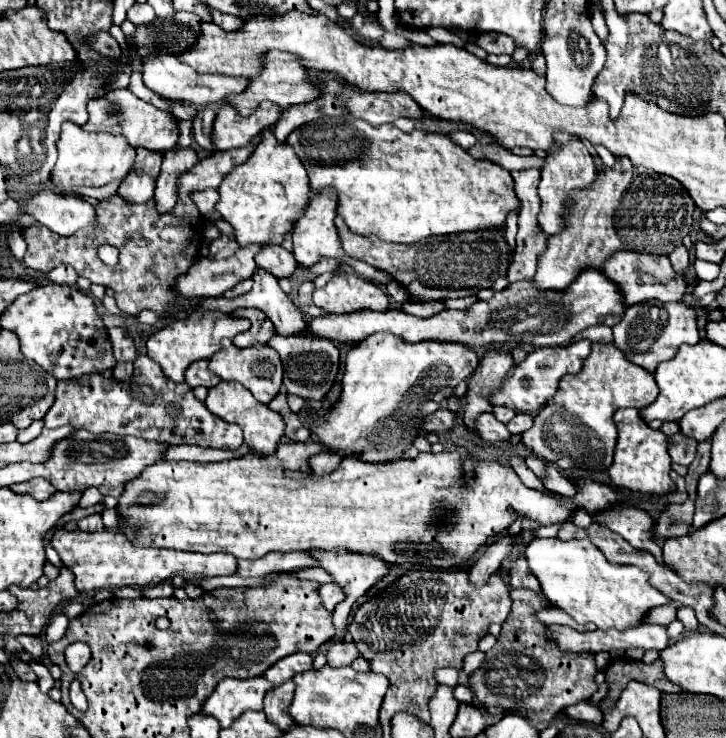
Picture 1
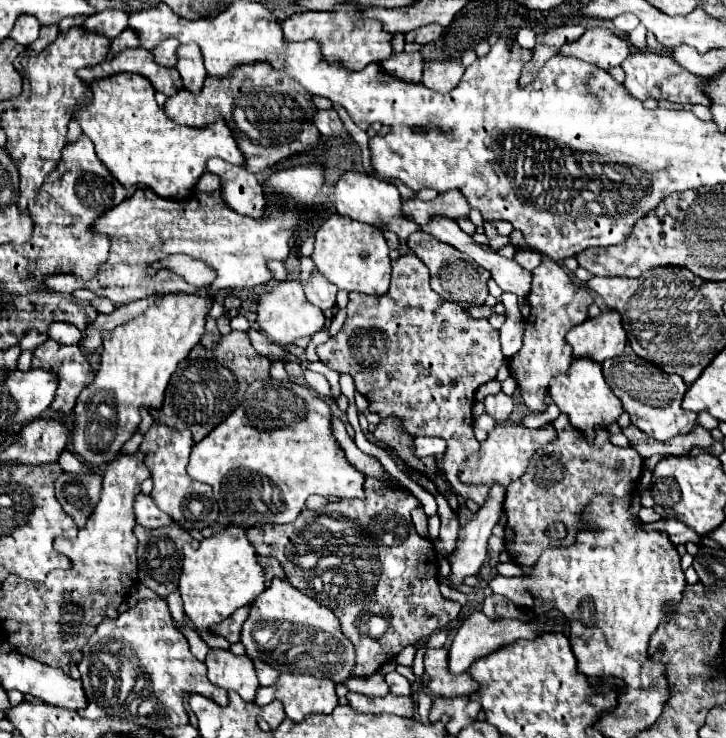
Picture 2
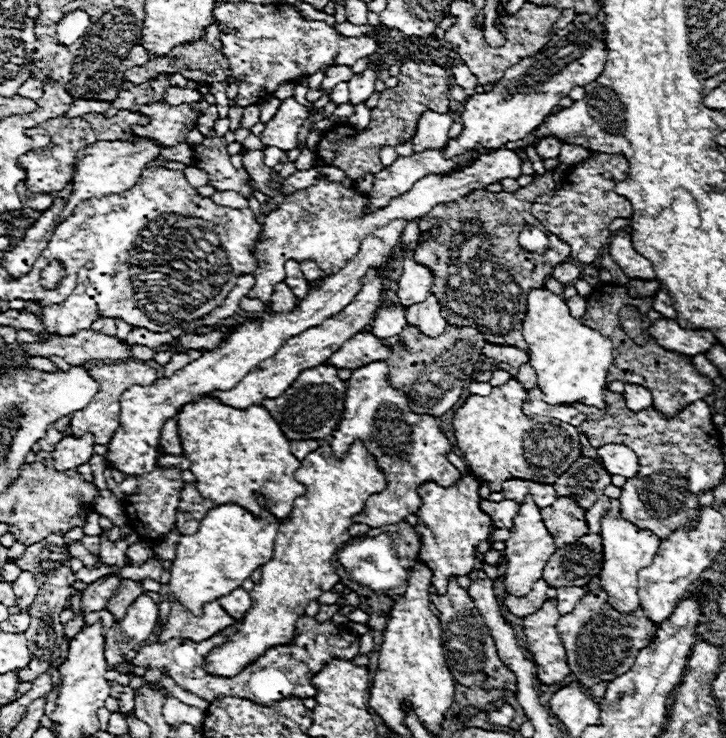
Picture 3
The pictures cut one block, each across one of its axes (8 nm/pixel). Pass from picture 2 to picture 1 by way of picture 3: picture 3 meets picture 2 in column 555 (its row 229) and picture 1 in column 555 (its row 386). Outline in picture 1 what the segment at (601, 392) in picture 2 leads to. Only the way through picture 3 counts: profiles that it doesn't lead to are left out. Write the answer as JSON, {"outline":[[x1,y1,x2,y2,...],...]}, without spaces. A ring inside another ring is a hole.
{"outline":[[554,132,552,138,554,138,554,146,548,150,546,164,542,166,542,180,538,184,538,196,542,200,538,224,548,236,564,230,562,210,564,210,566,194,572,188,584,188,584,186,592,184,592,180,596,178,596,164,594,164,590,152,586,150,586,146,580,142,578,136,572,136,568,132]]}

